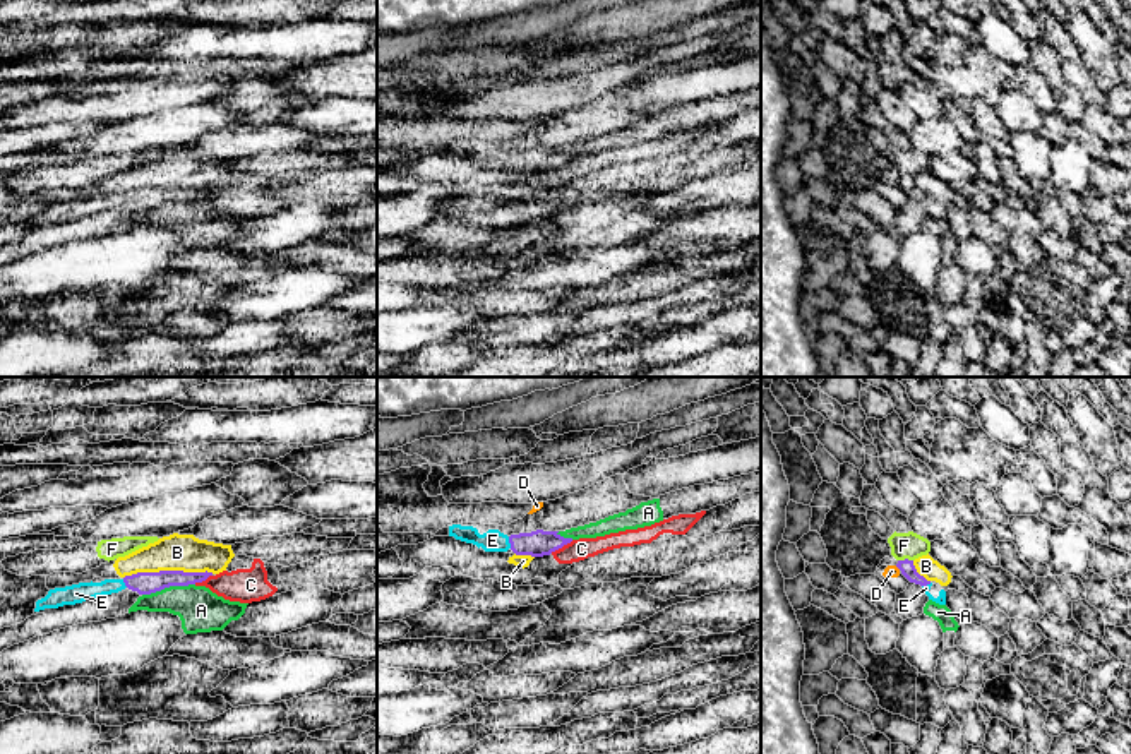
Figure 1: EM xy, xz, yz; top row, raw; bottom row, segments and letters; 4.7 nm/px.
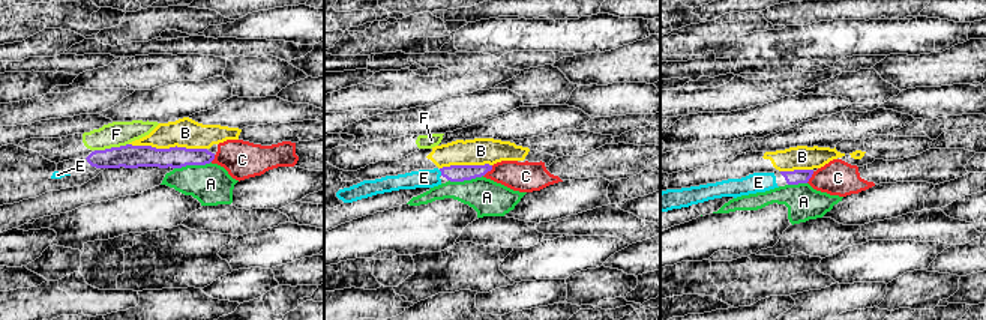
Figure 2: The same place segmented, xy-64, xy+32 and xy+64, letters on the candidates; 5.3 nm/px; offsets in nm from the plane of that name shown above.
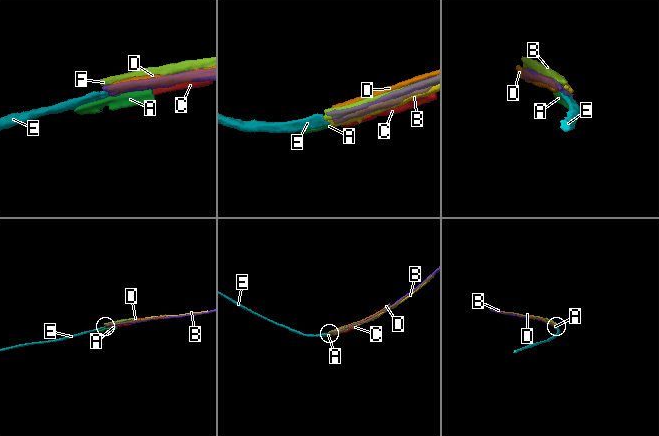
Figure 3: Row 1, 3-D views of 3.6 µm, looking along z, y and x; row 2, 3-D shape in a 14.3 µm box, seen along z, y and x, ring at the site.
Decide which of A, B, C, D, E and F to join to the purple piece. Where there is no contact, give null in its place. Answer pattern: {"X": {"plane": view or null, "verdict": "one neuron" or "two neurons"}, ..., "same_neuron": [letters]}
{"A": {"plane": "xy", "verdict": "two neurons"}, "B": {"plane": "xy", "verdict": "two neurons"}, "C": {"plane": "xz", "verdict": "two neurons"}, "D": {"plane": "yz", "verdict": "two neurons"}, "E": {"plane": "xz", "verdict": "one neuron"}, "F": {"plane": "yz", "verdict": "two neurons"}, "same_neuron": ["E"]}

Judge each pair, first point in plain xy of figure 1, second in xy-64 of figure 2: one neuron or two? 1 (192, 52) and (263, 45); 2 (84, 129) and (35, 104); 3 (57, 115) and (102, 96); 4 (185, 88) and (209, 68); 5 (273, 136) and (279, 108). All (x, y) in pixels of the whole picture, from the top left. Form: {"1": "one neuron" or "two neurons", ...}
{"1": "two neurons", "2": "one neuron", "3": "two neurons", "4": "one neuron", "5": "one neuron"}

